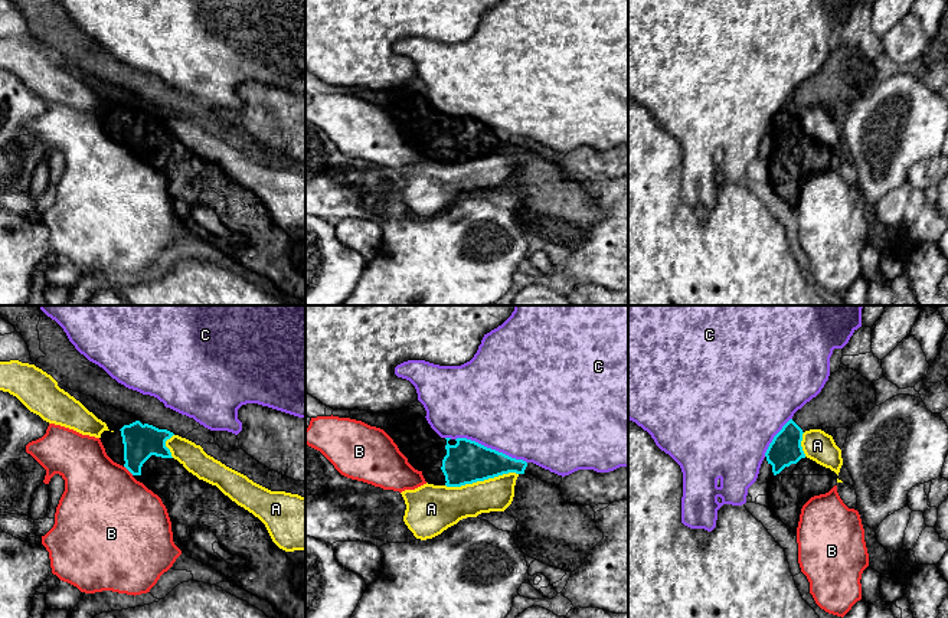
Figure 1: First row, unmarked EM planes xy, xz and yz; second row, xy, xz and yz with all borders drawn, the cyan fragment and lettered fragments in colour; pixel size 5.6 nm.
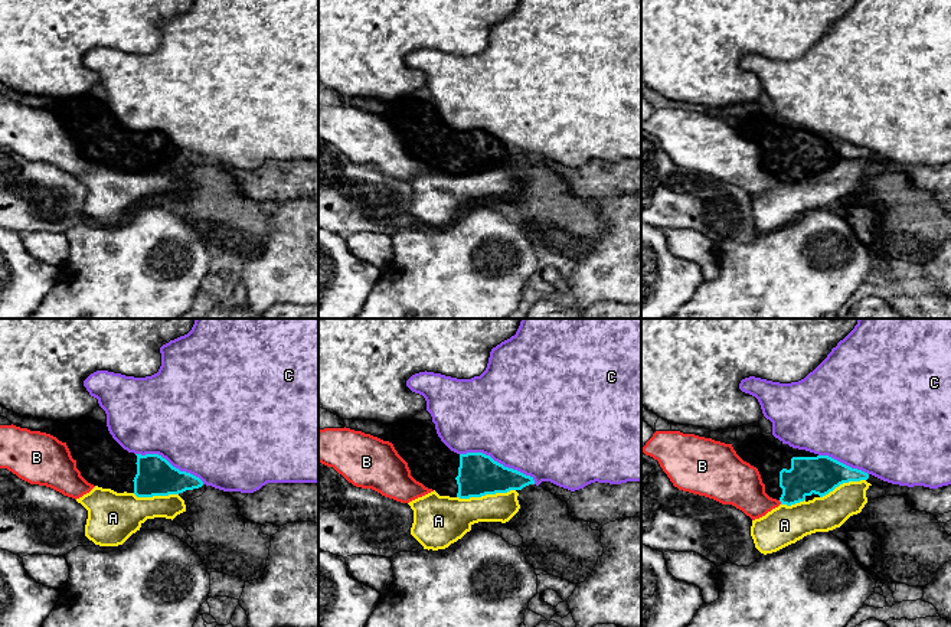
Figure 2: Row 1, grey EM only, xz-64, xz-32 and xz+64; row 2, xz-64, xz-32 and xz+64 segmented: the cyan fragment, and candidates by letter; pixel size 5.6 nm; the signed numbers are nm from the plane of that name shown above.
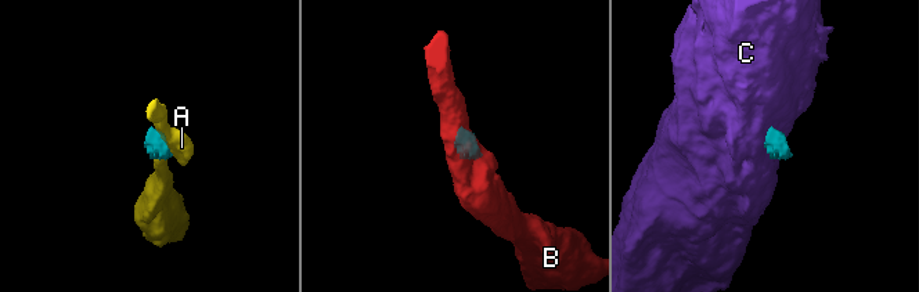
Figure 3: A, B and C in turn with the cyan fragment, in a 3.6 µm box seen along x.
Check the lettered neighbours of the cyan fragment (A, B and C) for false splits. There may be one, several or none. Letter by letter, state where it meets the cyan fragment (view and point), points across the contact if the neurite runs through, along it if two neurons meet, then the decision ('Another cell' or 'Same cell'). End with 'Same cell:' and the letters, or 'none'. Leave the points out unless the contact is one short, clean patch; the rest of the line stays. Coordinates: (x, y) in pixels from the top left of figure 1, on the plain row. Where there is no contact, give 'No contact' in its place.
A: Touches cyan at xz (481, 157). Another cell
B: Touches cyan at xy (128, 147). Boundary: xy (124, 143), (133, 151). Another cell
C: Touches cyan at xz (490, 126). Another cell
Same cell: none

